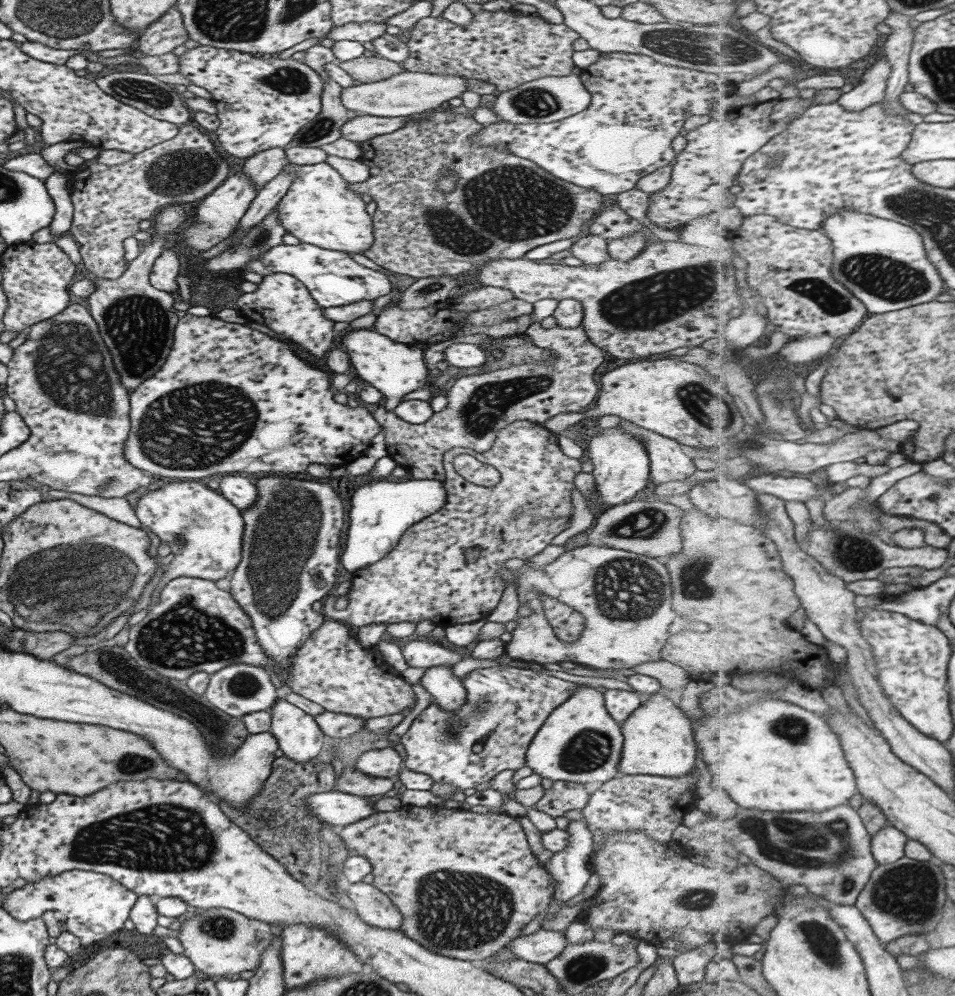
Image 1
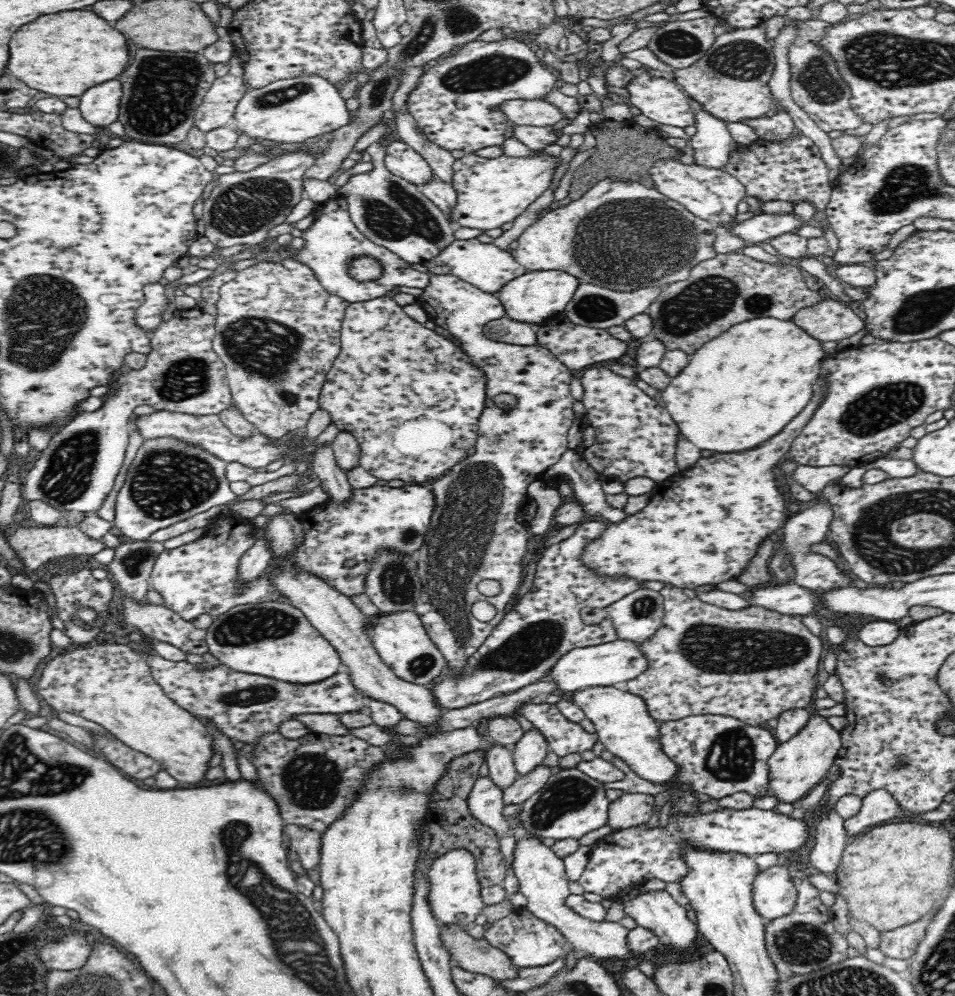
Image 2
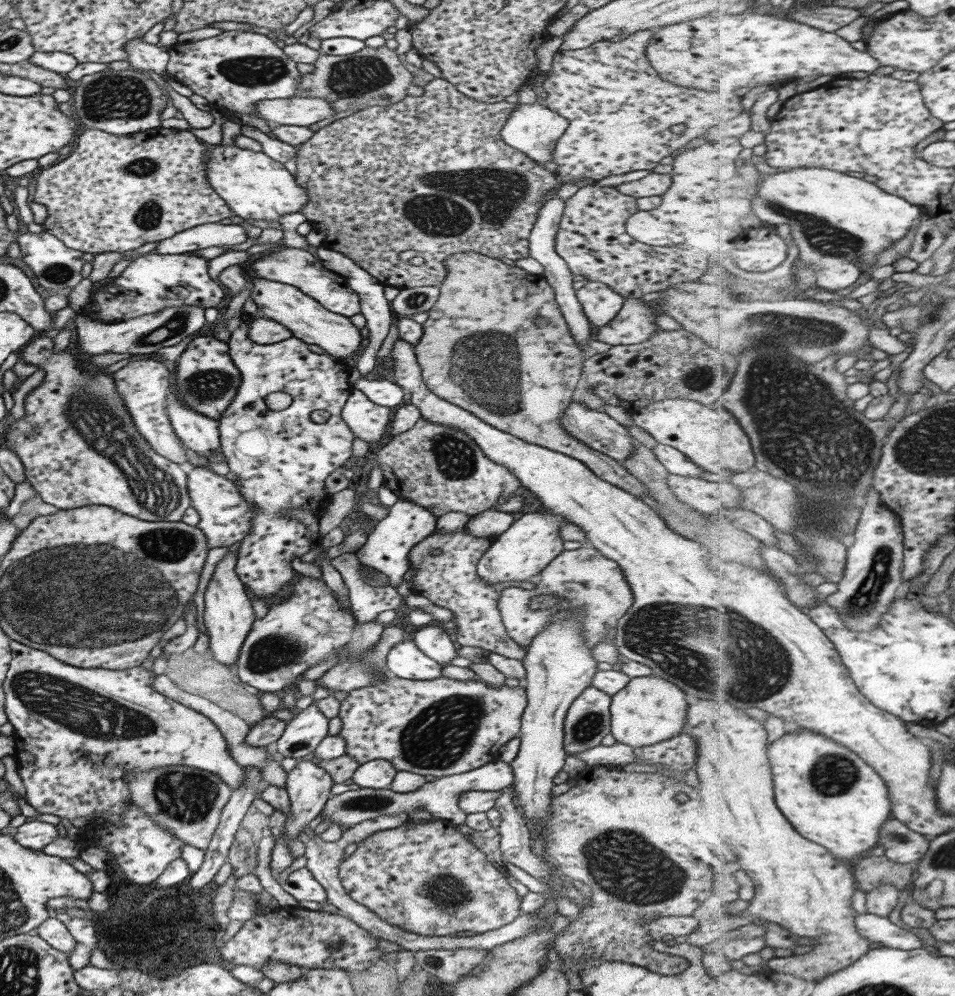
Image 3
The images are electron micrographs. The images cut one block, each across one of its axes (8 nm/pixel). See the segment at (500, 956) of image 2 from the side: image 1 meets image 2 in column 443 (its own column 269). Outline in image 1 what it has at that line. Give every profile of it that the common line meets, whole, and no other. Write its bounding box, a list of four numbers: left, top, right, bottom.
[177,907,274,979]

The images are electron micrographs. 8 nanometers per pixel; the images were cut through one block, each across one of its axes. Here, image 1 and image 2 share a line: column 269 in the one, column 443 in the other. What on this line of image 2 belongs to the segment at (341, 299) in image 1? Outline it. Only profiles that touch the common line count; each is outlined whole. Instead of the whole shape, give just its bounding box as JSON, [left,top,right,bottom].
[423,238,527,295]

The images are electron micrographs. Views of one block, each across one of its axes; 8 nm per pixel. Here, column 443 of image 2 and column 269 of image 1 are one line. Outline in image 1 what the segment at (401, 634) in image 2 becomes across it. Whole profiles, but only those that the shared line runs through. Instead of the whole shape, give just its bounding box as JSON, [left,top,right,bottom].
[123,576,277,680]

